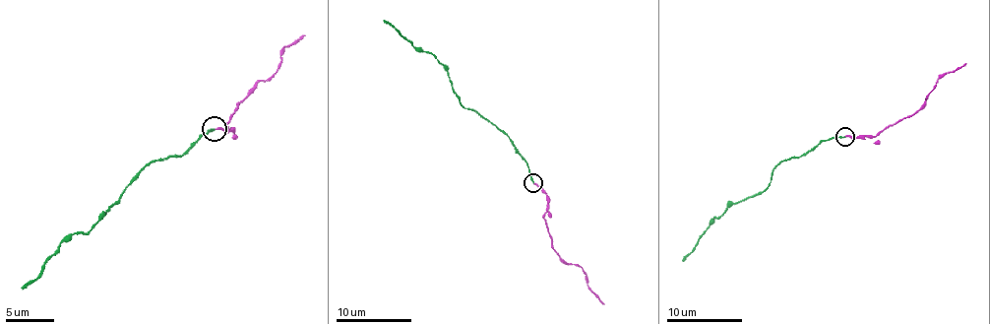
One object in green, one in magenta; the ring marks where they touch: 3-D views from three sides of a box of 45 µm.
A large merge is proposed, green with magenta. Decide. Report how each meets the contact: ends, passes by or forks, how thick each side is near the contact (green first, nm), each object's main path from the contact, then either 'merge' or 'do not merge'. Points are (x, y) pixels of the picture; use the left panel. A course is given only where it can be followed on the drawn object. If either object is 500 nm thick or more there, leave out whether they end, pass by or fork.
green ends there; magenta ends there; 160 nm thick on the green side, 140 nm on the other; green runs (214, 129), (204, 134), (184, 154), (153, 161), (104, 214), (80, 233), (68, 236), (41, 273), (22, 290); magenta runs (214, 129), (232, 129), (227, 127), (240, 102), (254, 86), (278, 69), (285, 47), (305, 34); merge

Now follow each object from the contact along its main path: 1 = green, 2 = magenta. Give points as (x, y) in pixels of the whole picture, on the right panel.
1: (844, 137), (822, 140), (801, 156), (782, 162), (764, 189), (733, 203), (714, 218), (682, 261)
2: (844, 137), (879, 135), (912, 115), (933, 90), (935, 82), (965, 63)

